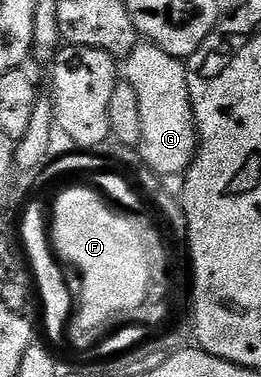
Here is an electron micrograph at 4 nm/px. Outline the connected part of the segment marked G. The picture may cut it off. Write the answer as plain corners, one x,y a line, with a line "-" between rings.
140,43
129,57
123,58
122,77
134,87
138,103
142,103
142,139
138,152
143,164
160,177
187,173
196,155
198,138
185,62
166,55
157,45

